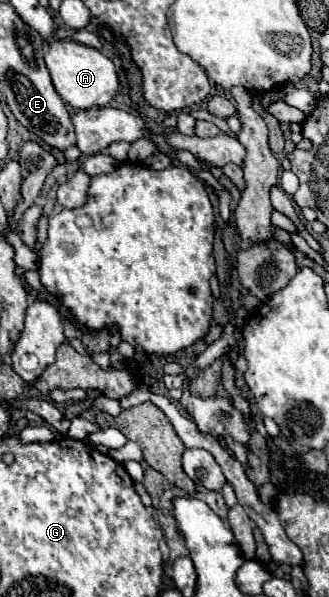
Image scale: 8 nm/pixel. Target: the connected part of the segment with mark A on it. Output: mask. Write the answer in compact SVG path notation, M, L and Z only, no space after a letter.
M51 40L45 52L45 64L49 68L57 94L61 96L63 102L67 102L75 110L105 106L119 90L119 76L115 72L113 62L91 46L71 40Z

